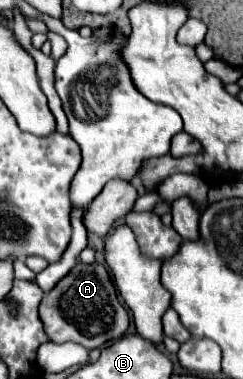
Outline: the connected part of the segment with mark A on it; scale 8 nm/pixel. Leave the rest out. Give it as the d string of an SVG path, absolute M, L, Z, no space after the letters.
M77 262L75 268L43 296L39 314L53 342L77 342L89 350L121 338L129 328L127 310L121 306L109 270L103 264Z

